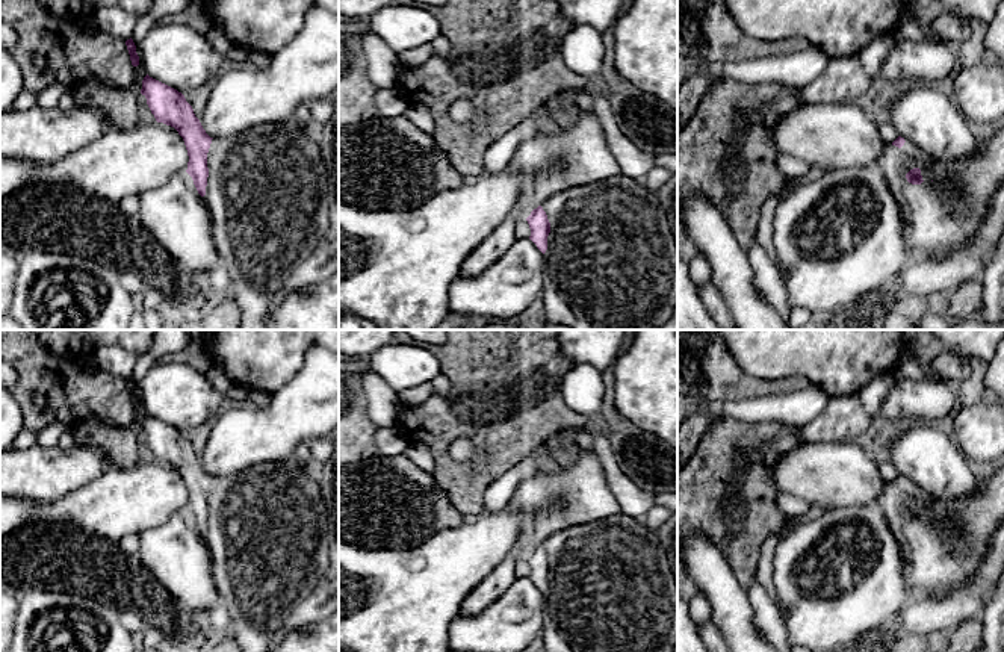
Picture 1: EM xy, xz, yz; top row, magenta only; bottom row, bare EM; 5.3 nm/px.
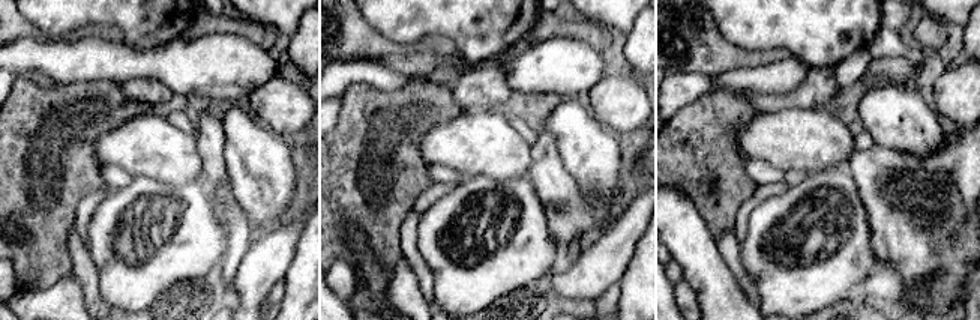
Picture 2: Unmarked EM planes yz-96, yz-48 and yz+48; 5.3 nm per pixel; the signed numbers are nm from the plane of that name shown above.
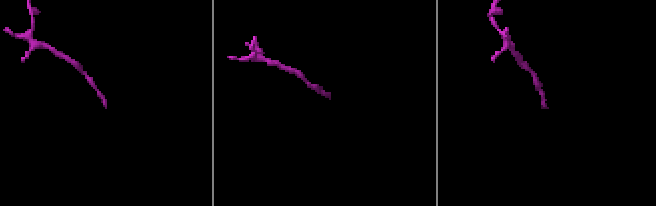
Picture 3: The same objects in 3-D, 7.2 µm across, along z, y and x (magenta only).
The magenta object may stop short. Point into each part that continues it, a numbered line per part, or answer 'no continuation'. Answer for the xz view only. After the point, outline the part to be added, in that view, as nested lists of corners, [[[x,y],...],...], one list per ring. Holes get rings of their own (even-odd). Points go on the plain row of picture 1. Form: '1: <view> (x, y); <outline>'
1: xz (611, 589); [[[624,513],[553,532],[541,542],[550,561],[543,593],[544,652],[673,652],[677,579],[658,532]]]

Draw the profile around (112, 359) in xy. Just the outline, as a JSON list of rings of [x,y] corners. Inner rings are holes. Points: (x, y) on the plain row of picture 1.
[[[98,345],[91,355],[101,369],[118,375],[124,380],[130,378],[138,357],[119,346]]]

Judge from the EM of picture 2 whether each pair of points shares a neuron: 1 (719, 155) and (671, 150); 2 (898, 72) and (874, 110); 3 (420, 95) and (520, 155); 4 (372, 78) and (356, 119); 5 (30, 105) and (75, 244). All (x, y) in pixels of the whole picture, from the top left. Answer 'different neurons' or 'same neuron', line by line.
1: same neuron
2: different neurons
3: different neurons
4: different neurons
5: different neurons

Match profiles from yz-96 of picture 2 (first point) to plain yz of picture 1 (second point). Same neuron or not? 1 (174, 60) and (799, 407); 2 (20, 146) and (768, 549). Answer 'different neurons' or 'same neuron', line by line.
1: different neurons
2: different neurons

